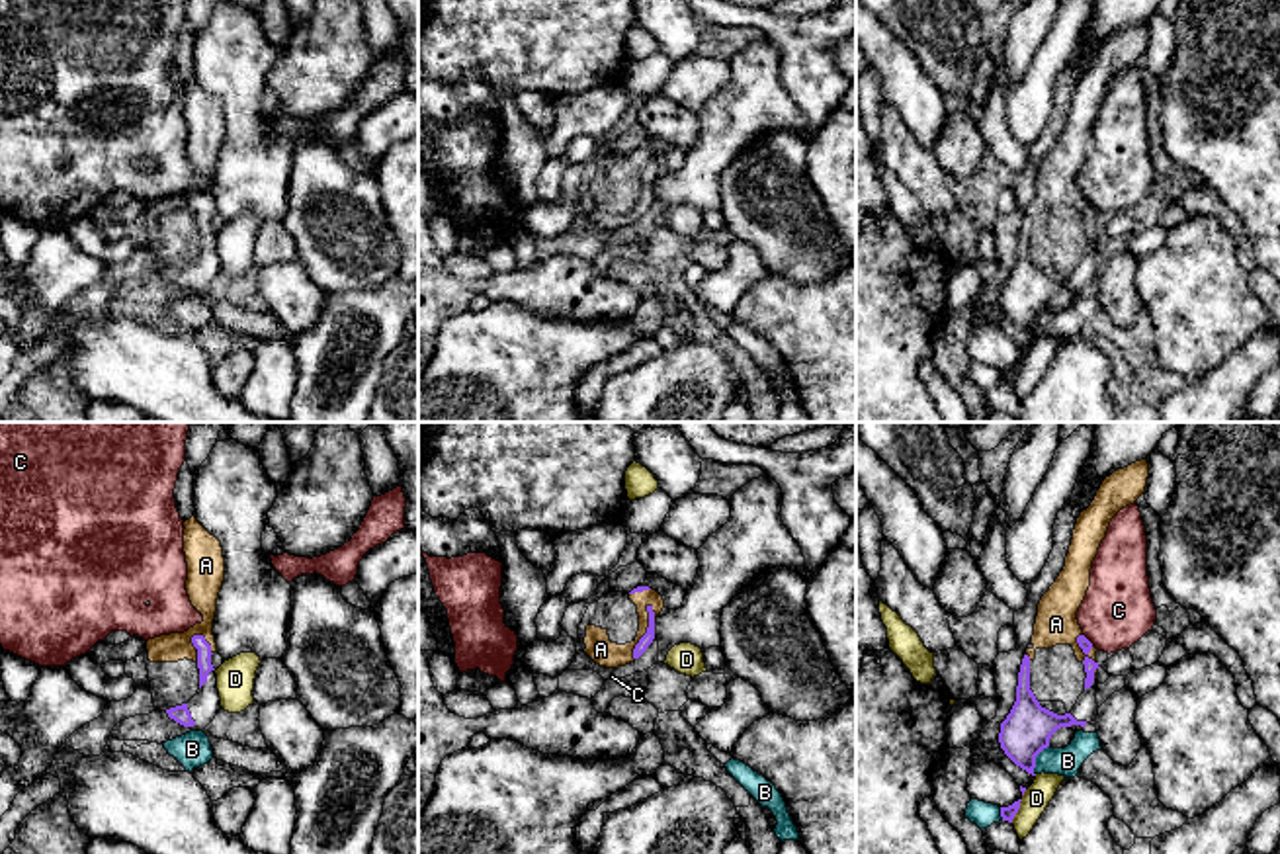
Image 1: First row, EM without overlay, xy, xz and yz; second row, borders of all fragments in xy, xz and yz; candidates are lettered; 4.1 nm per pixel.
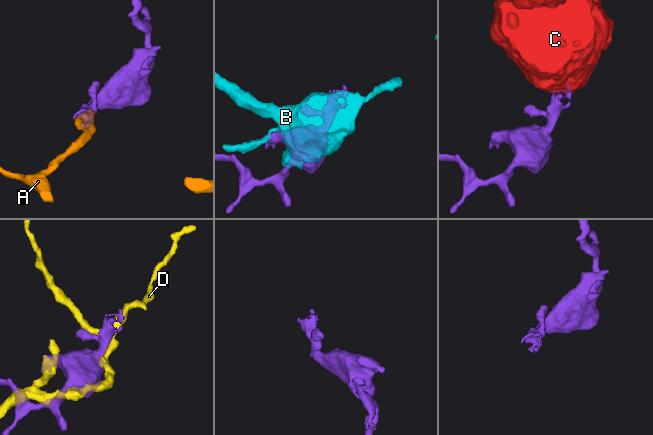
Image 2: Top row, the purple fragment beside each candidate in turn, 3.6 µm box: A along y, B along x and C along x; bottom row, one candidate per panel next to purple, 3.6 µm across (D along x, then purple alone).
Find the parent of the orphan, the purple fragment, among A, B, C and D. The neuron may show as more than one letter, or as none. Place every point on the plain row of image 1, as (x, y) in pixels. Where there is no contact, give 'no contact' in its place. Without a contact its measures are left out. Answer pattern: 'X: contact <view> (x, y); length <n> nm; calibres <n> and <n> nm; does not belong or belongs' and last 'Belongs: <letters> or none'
A: contact xz (647, 194); length 240 nm; calibres 50 and 110 nm; belongs
B: contact yz (1034, 323); length 140 nm; calibres 200 and 120 nm; does not belong
C: contact yz (1087, 202); length 60 nm; calibres 50 and 300 nm; does not belong
D: contact yz (1017, 374); length 110 nm; calibres 60 and 110 nm; does not belong
Belongs: A

